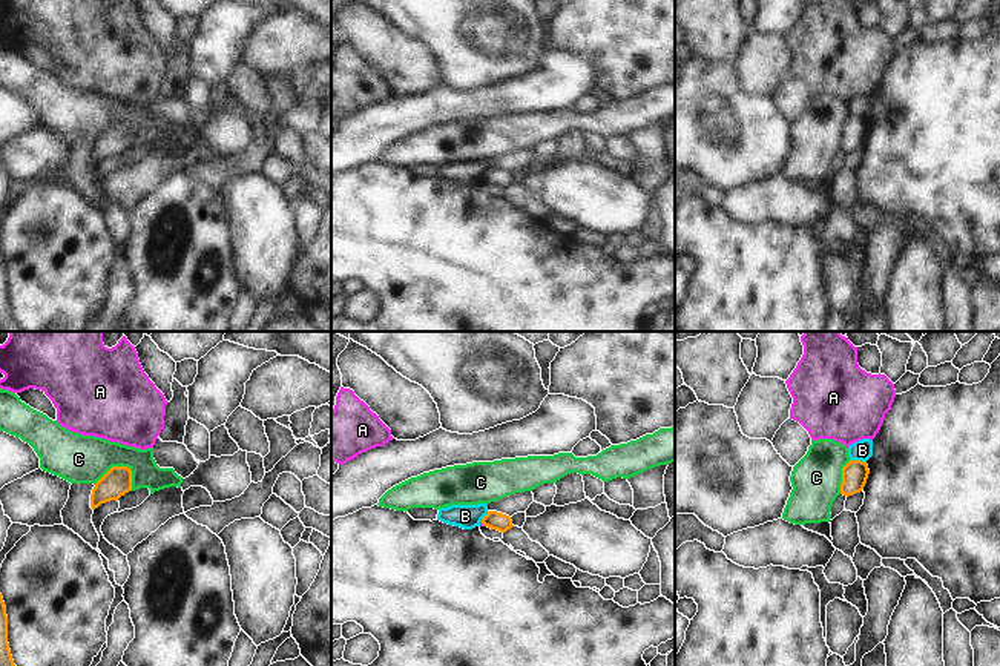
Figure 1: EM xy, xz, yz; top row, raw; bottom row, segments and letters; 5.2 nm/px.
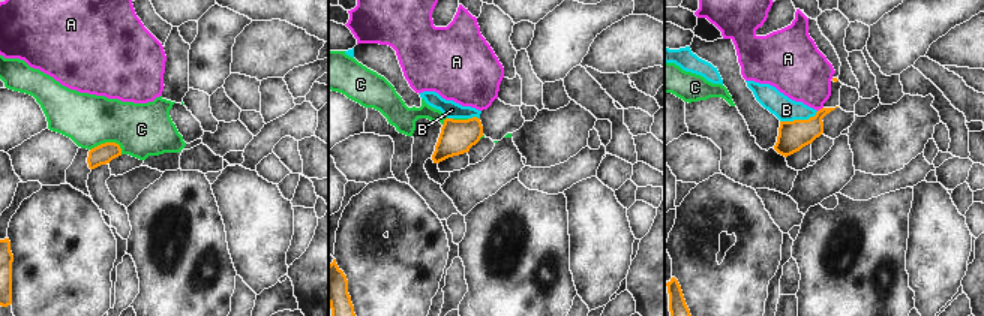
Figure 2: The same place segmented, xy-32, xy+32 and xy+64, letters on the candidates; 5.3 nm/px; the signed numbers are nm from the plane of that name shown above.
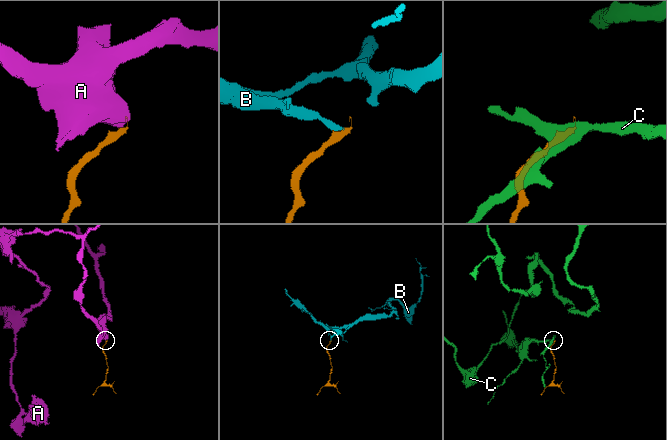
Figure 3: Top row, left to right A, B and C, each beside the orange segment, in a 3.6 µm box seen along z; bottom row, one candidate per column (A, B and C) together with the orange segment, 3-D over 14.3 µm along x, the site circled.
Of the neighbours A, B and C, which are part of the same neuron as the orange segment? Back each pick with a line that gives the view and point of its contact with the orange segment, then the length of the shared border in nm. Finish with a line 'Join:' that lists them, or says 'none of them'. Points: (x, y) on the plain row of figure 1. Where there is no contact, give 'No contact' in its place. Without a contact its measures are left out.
Join: none of them.

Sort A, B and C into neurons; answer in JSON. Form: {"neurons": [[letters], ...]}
{"neurons": [["A"], ["B"], ["C"]]}

